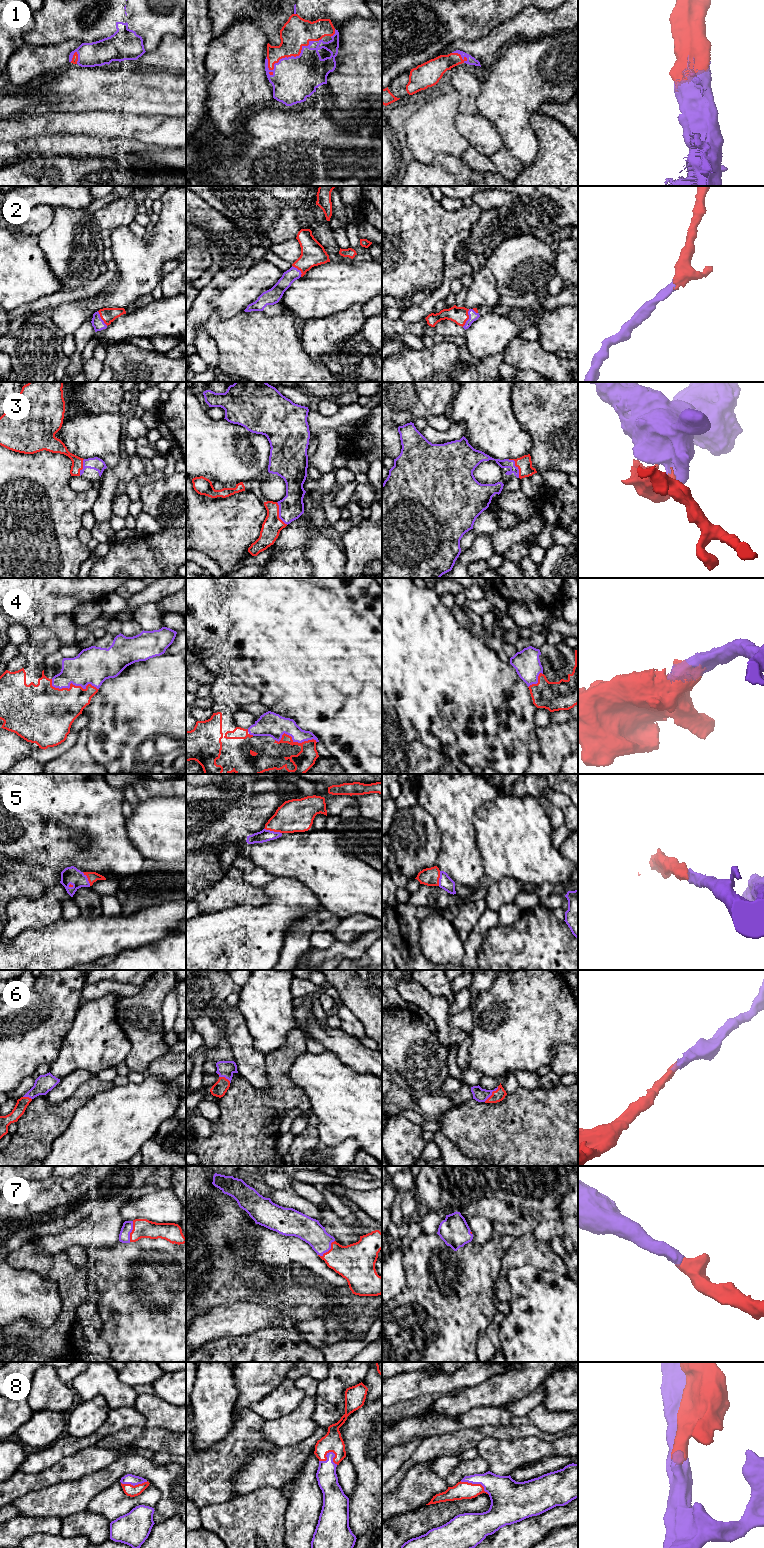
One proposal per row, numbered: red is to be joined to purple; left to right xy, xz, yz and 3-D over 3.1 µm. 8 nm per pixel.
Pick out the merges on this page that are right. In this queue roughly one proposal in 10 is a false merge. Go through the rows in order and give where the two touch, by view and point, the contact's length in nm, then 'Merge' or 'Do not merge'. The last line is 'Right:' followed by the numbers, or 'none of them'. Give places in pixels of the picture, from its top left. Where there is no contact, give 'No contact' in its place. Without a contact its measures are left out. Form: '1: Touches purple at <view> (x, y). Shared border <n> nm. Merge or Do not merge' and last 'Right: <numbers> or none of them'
1: Touches purple at xz (296, 56). Shared border 500 nm. Merge
2: Touches purple at yz (469, 318). Shared border 160 nm. Merge
3: Touches purple at xz (279, 514). Shared border 200 nm. Merge
4: Touches purple at xy (71, 682). Shared border 400 nm. Merge
5: Touches purple at xz (273, 831). Shared border 150 nm. Merge
6: Touches purple at yz (491, 1094). Shared border 170 nm. Merge
7: Touches purple at xz (328, 1250). Shared border 180 nm. Merge
8: Touches purple at xz (330, 1452). Shared border 160 nm. Merge
Right: 1, 2, 3, 4, 5, 6, 7, 8

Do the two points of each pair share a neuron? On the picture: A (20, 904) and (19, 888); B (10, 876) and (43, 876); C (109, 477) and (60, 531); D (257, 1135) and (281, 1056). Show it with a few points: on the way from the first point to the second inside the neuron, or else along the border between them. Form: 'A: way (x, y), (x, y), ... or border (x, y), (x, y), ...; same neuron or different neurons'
A: border (42, 894), (35, 899), (15, 897), (10, 902); different neurons
B: way (18, 876), (35, 876); same neuron
C: border (98, 490), (98, 496), (90, 510); different neurons
D: way (260, 1115), (278, 1097), (278, 1076); same neuron

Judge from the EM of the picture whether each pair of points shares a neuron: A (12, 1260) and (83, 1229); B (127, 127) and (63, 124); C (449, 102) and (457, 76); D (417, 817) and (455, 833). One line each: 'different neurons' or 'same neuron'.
A: different neurons
B: same neuron
C: different neurons
D: different neurons

